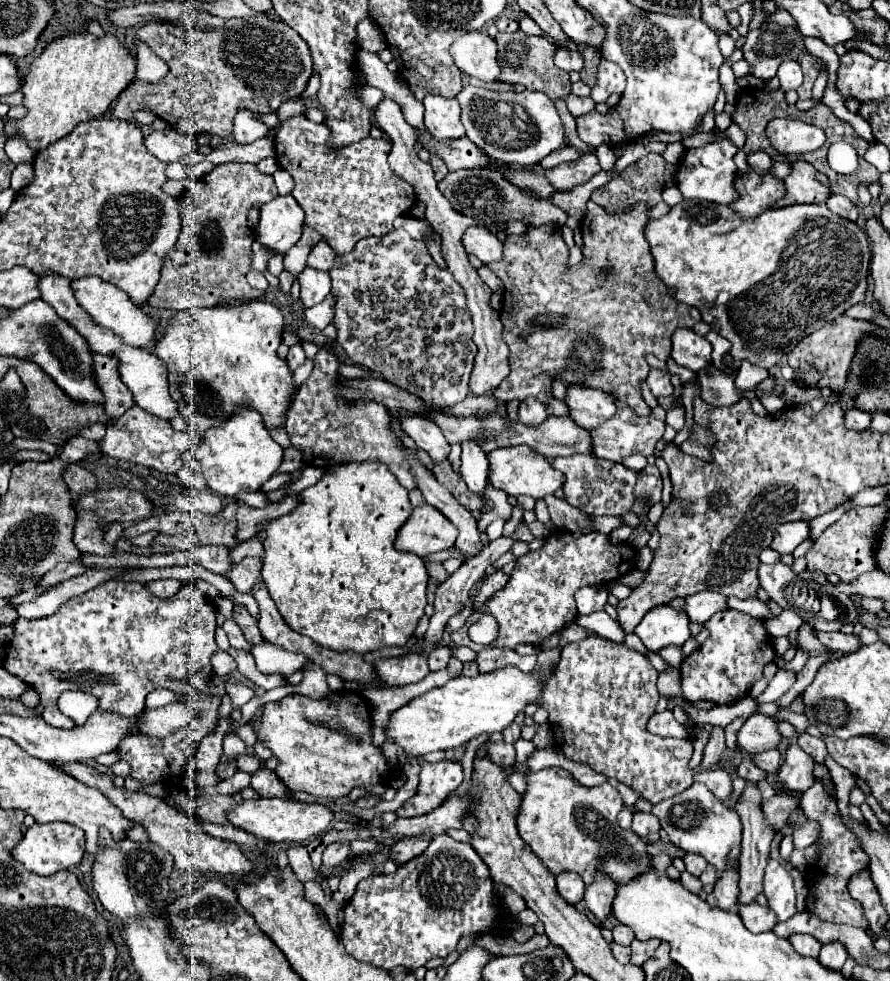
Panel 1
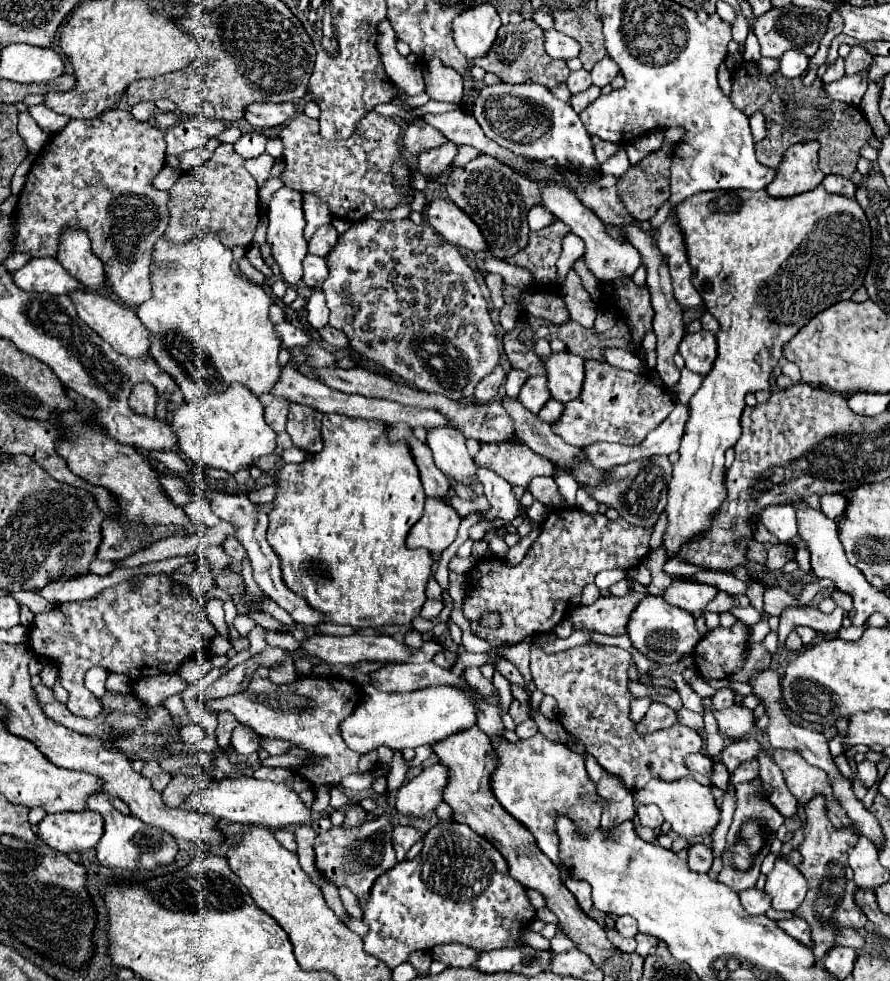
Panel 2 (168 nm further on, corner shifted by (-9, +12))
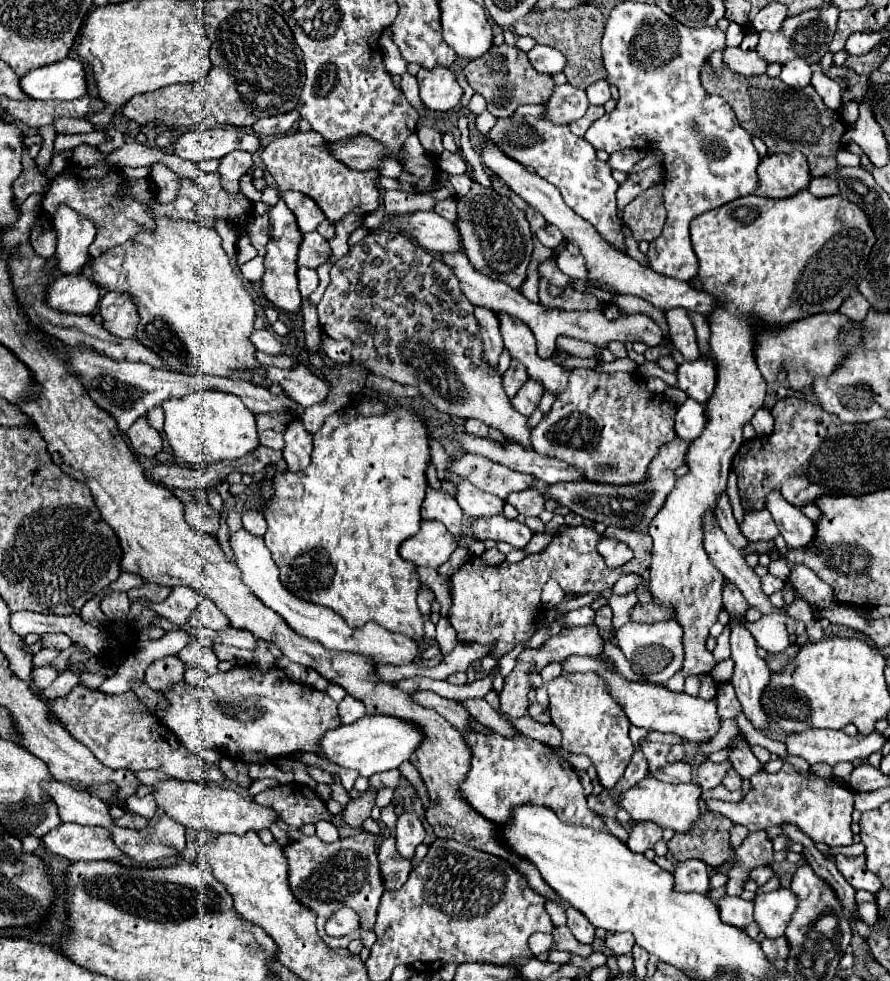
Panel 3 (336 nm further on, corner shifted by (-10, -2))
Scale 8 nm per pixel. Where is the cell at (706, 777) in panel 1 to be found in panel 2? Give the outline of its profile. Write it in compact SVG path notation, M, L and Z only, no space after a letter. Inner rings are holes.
M695 754L695 756L687 756L687 768L691 768L693 772L701 772L705 776L711 778L713 774L713 760L705 754Z

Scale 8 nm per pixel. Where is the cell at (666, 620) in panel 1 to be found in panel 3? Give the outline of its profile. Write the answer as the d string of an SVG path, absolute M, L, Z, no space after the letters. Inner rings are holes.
M676 620L654 622L654 624L630 622L616 632L618 648L624 652L626 660L632 664L632 670L654 684L664 684L678 670L682 670L682 664L684 664L682 636L684 636L684 630Z

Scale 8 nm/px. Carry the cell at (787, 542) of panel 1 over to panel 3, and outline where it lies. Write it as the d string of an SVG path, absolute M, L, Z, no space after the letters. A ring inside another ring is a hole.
M744 504L744 510L746 510L746 516L744 516L744 524L740 526L740 530L744 532L744 536L750 542L774 540L780 534L780 530L768 510L756 512L756 510L750 510L748 504Z

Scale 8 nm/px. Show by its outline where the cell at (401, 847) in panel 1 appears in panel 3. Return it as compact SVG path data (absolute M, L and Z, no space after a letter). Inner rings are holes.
M392 836L380 844L380 870L384 876L384 888L388 890L402 888L412 870L412 862L398 854L396 840Z

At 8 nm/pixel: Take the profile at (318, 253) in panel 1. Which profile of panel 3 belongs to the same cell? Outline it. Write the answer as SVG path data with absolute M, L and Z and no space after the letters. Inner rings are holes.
M318 232L306 234L300 244L300 252L298 252L298 266L318 268L322 262L328 260L330 252L332 252L330 244L324 236L320 236Z

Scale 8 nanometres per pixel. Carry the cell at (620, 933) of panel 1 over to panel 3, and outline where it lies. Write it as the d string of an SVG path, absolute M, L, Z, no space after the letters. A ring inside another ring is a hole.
M622 932L622 934L608 934L604 944L614 952L614 956L620 956L620 954L630 954L632 952L632 946L634 946L634 936L628 934L628 932Z

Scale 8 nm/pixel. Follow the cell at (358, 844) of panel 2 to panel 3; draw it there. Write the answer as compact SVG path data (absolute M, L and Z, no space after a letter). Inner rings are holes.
M356 832L354 836L340 838L338 842L322 842L318 836L308 836L304 840L292 842L290 846L284 848L284 854L290 862L290 886L308 906L310 910L316 910L316 926L318 934L328 942L328 934L324 930L324 924L338 912L340 908L348 906L360 916L360 928L348 936L336 938L332 942L334 948L346 948L350 940L358 938L362 932L374 930L376 924L376 908L380 902L380 896L384 892L384 878L380 874L380 862L378 862L378 834L370 832Z

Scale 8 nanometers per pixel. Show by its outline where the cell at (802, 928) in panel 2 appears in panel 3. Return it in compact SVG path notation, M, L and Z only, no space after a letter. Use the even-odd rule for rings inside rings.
M784 936L774 938L774 940L764 938L764 940L760 942L760 946L762 946L764 954L768 954L768 958L772 958L772 960L776 960L776 962L786 960L788 954L790 954L790 944L788 944L788 940L786 940Z

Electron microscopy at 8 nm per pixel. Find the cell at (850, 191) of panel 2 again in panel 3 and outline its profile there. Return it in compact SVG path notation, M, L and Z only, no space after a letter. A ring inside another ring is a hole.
M812 178L808 190L818 196L818 198L826 198L826 196L836 196L840 194L838 182L834 178Z

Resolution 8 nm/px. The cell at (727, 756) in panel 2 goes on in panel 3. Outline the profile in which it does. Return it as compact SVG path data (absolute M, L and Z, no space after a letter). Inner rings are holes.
M706 760L696 770L696 782L702 786L702 790L714 788L714 786L722 784L722 780L724 780L724 776L726 776L726 772L730 768L732 768L732 762L728 762L728 760L726 762L720 762L720 764Z

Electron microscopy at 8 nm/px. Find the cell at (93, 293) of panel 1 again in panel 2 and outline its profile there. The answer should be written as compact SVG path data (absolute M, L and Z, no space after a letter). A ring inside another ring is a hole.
M63 228L57 260L85 288L97 290L101 286L107 286L101 260L91 252L89 236L81 228Z

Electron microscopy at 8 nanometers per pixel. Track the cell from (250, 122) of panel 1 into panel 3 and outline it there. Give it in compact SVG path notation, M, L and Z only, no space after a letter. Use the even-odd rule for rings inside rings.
M296 110L292 114L278 114L278 116L272 116L272 118L262 118L260 122L256 122L252 126L252 130L262 140L274 138L274 136L284 136L292 130L292 126L298 118L300 118L300 114Z

